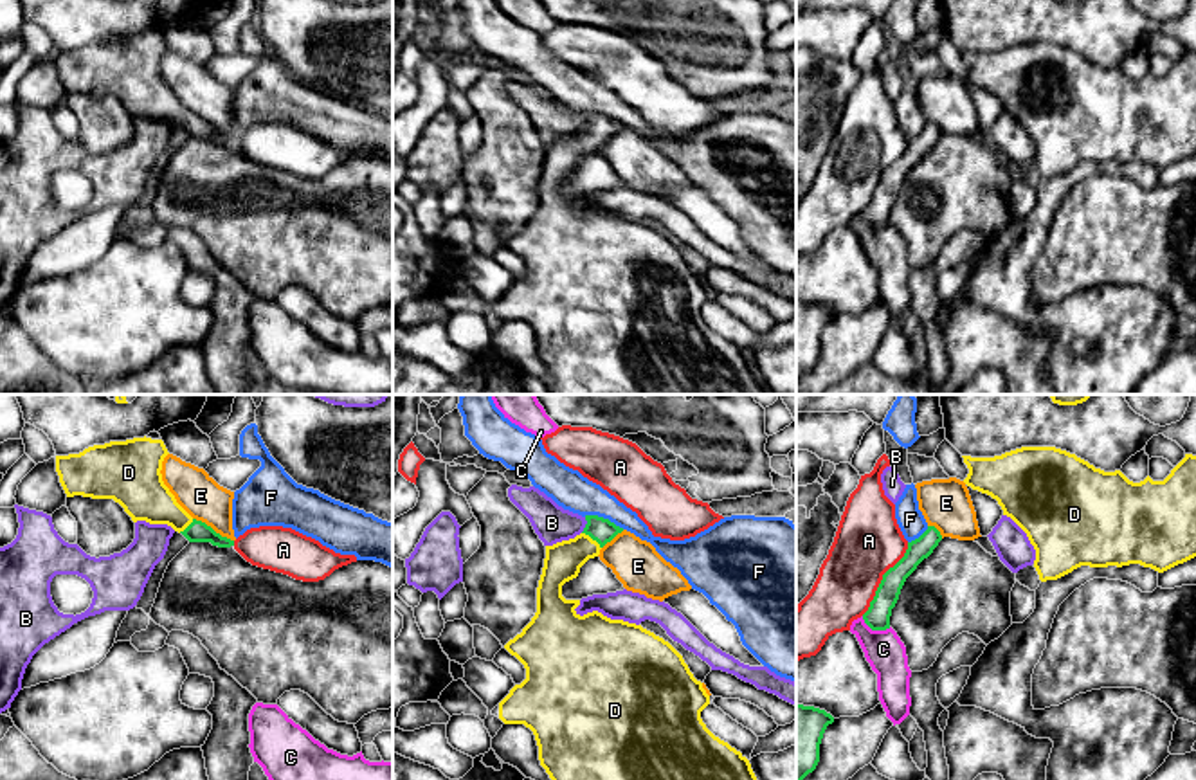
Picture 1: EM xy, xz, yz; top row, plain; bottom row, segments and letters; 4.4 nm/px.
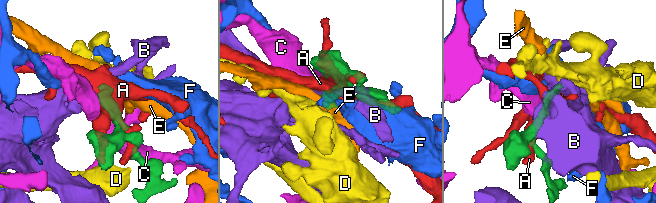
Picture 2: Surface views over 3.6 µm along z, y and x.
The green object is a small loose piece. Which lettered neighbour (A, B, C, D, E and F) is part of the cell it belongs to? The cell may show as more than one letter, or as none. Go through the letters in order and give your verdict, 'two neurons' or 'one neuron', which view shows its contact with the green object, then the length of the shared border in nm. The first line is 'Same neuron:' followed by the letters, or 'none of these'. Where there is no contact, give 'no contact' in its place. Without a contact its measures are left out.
Same neuron: D
A: two neurons | yz | 380 nm
B: two neurons | xz | 80 nm
C: two neurons | yz | 140 nm
D: one neuron | xz | 120 nm
E: two neurons | xy | 220 nm
F: two neurons | xz | 190 nm

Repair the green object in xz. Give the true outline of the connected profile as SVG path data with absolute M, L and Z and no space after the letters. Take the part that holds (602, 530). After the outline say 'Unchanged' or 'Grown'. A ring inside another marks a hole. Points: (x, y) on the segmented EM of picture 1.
M585 515L585 521L584 531L575 539L546 546L537 612L504 645L524 665L526 679L499 703L499 719L533 731L540 766L551 780L757 780L749 760L702 722L701 712L710 704L710 695L668 641L641 625L611 620L598 611L580 616L575 611L580 600L562 596L562 585L576 578L580 567L623 531L598 515Z. Grown

